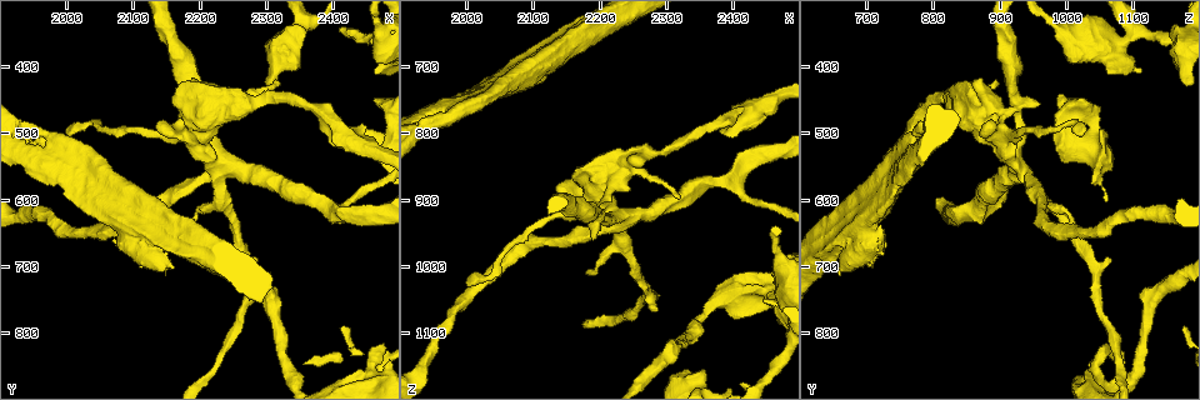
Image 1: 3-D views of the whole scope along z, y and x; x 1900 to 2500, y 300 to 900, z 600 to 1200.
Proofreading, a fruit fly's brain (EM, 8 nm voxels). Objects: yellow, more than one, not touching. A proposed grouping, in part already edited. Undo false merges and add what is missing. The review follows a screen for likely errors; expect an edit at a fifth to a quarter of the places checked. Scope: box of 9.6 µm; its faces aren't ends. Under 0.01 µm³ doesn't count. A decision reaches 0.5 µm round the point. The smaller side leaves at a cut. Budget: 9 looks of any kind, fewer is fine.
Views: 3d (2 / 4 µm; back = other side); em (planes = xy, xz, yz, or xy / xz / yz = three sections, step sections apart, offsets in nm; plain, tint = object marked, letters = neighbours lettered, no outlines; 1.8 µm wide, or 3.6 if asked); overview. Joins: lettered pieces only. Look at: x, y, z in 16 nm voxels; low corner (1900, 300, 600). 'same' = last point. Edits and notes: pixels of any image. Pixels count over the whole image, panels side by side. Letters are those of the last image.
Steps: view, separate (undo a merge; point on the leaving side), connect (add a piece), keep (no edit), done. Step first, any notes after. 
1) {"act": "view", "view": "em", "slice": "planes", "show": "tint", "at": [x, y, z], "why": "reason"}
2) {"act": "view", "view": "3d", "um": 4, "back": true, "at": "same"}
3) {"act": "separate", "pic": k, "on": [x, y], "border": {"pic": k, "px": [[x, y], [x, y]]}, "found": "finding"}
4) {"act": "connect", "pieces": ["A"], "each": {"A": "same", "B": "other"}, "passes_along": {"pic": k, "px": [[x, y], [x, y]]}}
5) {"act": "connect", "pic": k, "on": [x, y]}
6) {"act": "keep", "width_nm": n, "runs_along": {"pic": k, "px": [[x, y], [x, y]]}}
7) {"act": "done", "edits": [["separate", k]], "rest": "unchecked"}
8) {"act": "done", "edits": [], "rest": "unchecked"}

{"act": "view", "view": "em", "slice": "xy", "step": 8, "show": "letters", "at": [2060, 555, 715]}

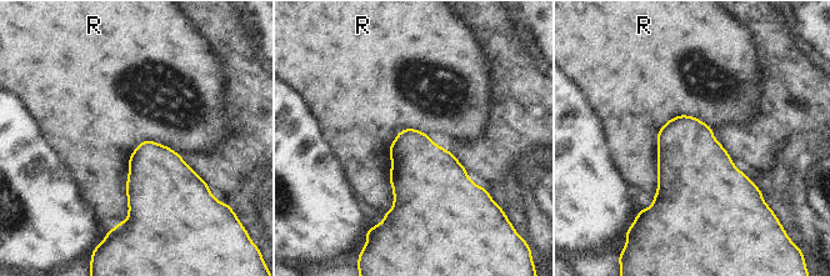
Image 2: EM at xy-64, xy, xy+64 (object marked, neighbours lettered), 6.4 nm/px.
{"act": "view", "view": "em", "slice": "planes", "show": "letters", "at": "same"}

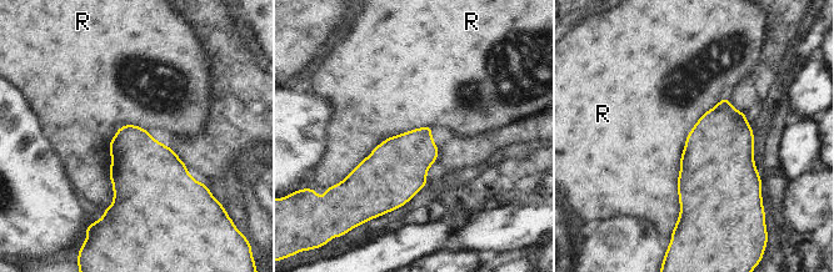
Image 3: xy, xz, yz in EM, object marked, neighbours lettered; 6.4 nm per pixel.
{"act": "keep", "longest_contact_nm": ["R", 850], "each": {"R": "other"}, "border": {"pic": 3, "px": [[725, 95], [687, 137], [675, 221]]}, "found": "no lettered piece goes on from it"}

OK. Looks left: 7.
{"act": "view", "view": "em", "slice": "planes", "show": "plain", "at": [2320, 420, 895], "why": "branch stops here"}

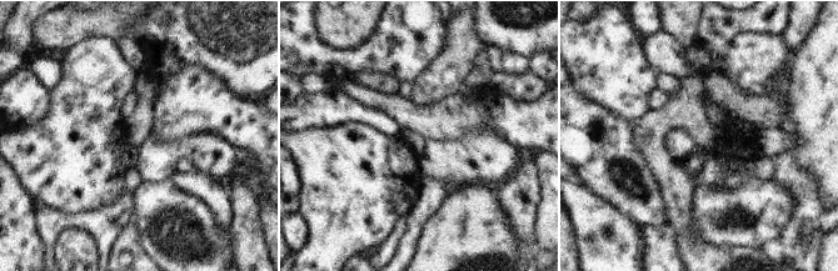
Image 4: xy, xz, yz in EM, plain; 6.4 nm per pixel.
{"act": "view", "view": "em", "slice": "planes", "show": "letters", "at": "same"}

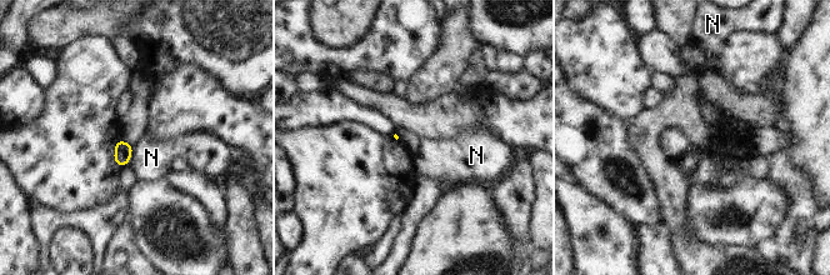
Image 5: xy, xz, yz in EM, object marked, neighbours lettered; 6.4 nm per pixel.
{"act": "keep", "each": {"N": "other"}, "found": "none of them fits"}

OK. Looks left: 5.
{"act": "view", "view": "3d", "um": 2, "at": [2460, 450, 1020]}

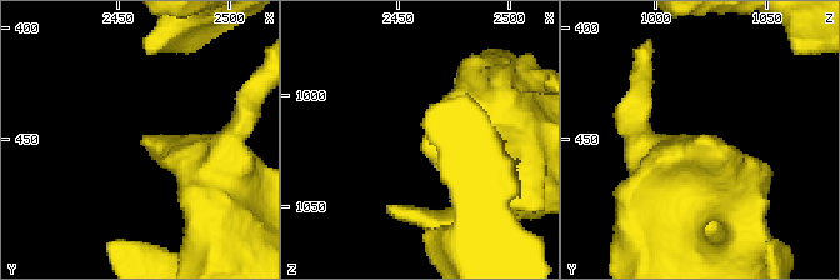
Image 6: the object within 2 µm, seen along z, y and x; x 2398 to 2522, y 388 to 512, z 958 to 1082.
{"act": "view", "view": "em", "slice": "planes", "show": "letters", "at": [2460, 451, 1022]}

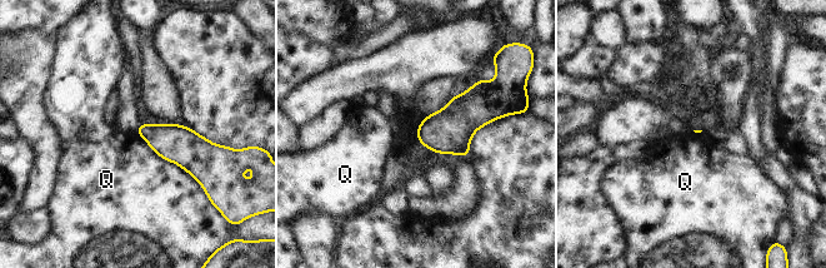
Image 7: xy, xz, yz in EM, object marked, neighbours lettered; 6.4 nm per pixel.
{"act": "keep", "each": {"Q": "other"}, "border": {"pic": 7, "px": [[135, 132], [203, 188]]}, "found": "none of them fits"}

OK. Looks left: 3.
{"act": "view", "view": "em", "slice": "planes", "show": "tint", "at": [2225, 545, 925], "why": "four-way junction"}

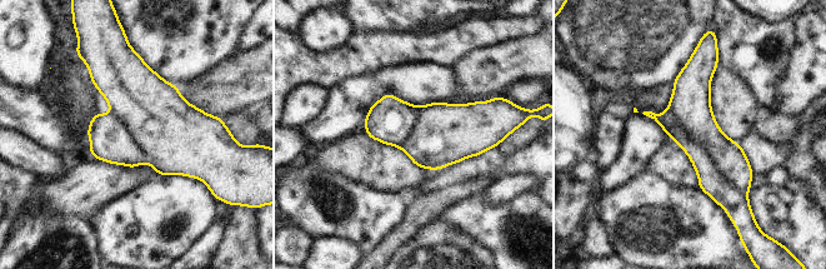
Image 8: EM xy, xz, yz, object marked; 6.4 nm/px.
{"act": "view", "view": "em", "slice": "planes", "show": "letters", "at": "same"}

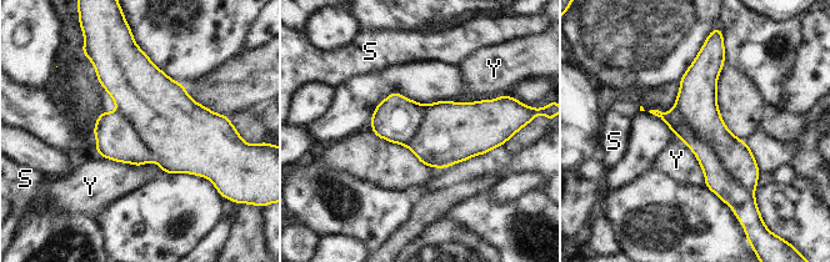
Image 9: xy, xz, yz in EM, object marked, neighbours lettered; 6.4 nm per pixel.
{"act": "separate", "pic": 9, "on": [721, 182], "longest_contact_nm": ["Y", 460], "each": {"S": "other", "Y": "other"}, "border": {"pic": 9, "px": [[674, 106], [724, 167], [754, 190]]}, "found": "two cells meet here"}

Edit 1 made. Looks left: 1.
{"act": "done", "edits": [["separate", 9]], "rest": "unchecked"}

